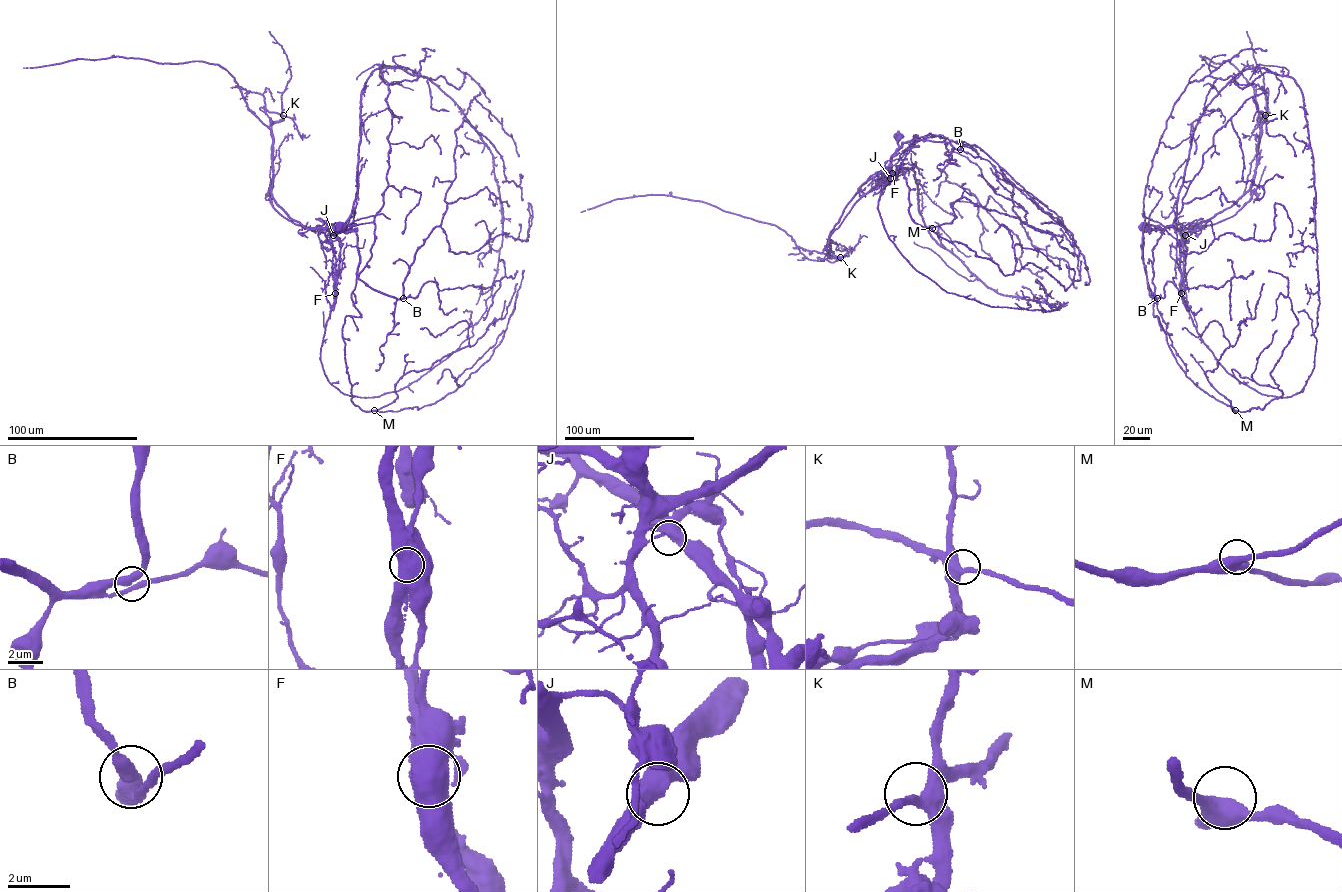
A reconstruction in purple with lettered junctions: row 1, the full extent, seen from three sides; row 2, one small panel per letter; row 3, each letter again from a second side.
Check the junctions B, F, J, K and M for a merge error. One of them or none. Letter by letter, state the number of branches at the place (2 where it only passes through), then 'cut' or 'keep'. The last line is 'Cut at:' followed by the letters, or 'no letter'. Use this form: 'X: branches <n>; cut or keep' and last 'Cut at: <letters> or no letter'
B: branches 2; keep
F: branches 2; cut
J: branches 2; keep
K: branches 2; keep
M: branches 3; keep
Cut at: F

